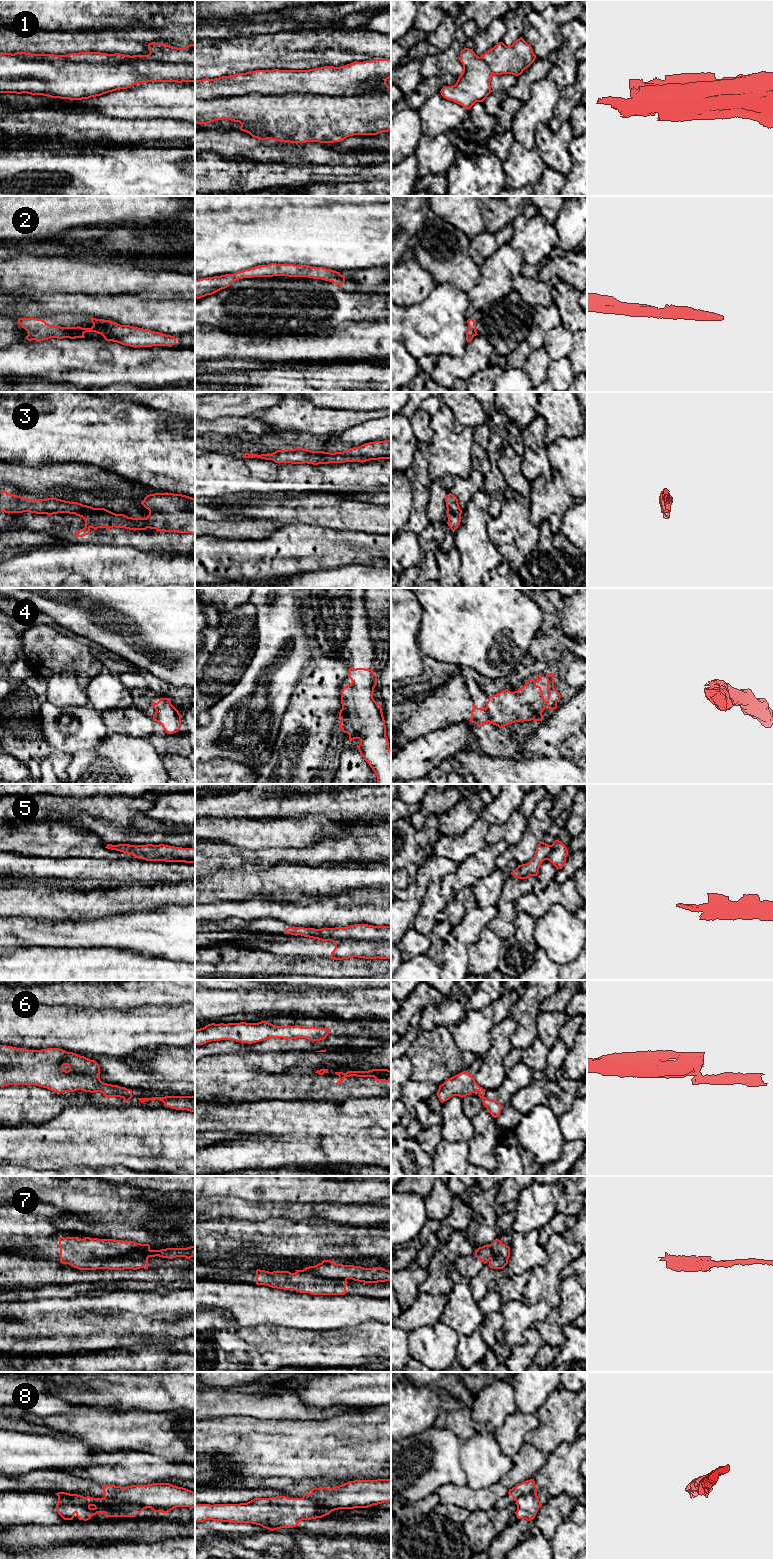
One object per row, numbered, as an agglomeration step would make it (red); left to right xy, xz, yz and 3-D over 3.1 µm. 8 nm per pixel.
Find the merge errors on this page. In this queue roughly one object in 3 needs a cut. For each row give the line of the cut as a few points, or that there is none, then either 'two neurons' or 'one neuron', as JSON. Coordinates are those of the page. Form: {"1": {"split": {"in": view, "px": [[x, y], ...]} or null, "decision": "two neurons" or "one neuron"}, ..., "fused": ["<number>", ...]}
{"1": {"split": {"in": "xz", "px": [[390, 91], [356, 95], [283, 93], [195, 98]]}, "decision": "two neurons"}, "2": {"split": null, "decision": "one neuron"}, "3": {"split": null, "decision": "one neuron"}, "4": {"split": null, "decision": "one neuron"}, "5": {"split": {"in": "xz", "px": [[390, 942], [337, 941], [335, 943]]}, "decision": "two neurons"}, "6": {"split": {"in": "xy", "px": [[123, 1097], [130, 1098]]}, "decision": "two neurons"}, "7": {"split": {"in": "xz", "px": [[296, 1271], [307, 1271], [322, 1277], [344, 1278], [346, 1280]]}, "decision": "two neurons"}, "8": {"split": {"in": "xy", "px": [[104, 1496], [133, 1504], [141, 1511]]}, "decision": "two neurons"}, "fused": ["1", "5", "6", "7", "8"]}

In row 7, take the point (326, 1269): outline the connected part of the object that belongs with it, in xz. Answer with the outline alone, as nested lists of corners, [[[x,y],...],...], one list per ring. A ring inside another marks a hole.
[[[323,1260],[315,1266],[306,1267],[296,1272],[308,1272],[314,1276],[331,1279],[352,1279],[364,1283],[391,1282],[391,1271],[382,1267],[363,1268],[361,1266],[336,1264]]]

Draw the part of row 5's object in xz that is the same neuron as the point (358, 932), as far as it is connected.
[[[354,924],[347,927],[335,928],[304,928],[288,927],[284,934],[301,935],[321,941],[367,941],[374,943],[391,943],[391,926],[373,926],[368,924]]]

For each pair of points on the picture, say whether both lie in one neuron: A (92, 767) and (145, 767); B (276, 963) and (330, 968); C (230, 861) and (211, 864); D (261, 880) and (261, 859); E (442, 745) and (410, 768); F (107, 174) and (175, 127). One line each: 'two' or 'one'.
A: one
B: one
C: one
D: two
E: one
F: two

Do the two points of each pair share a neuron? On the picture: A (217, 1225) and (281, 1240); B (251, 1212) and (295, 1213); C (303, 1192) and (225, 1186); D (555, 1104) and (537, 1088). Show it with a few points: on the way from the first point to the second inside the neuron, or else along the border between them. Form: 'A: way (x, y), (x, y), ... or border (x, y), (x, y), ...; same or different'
A: way (233, 1236), (265, 1237); same
B: way (262, 1211), (284, 1211); same
C: way (284, 1186), (244, 1186); same
D: way (550, 1102), (544, 1098), (542, 1093); same

